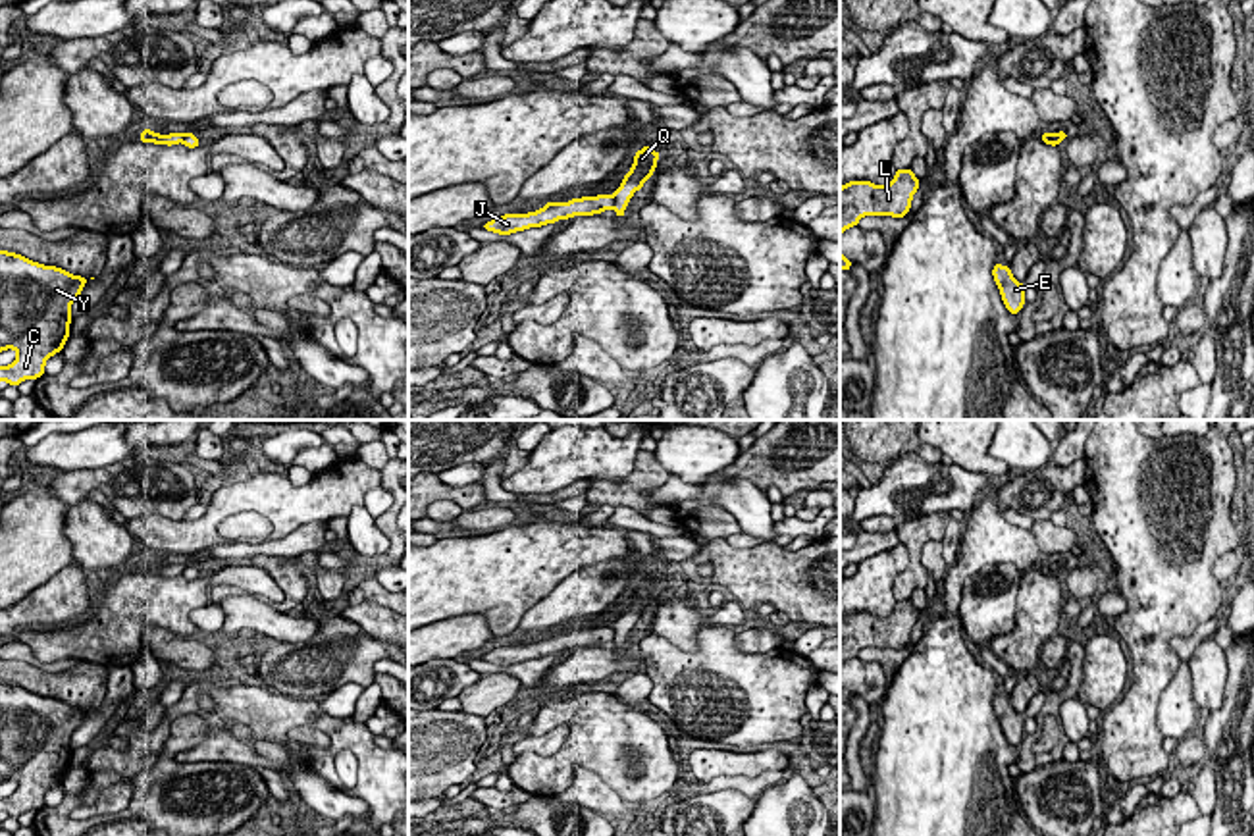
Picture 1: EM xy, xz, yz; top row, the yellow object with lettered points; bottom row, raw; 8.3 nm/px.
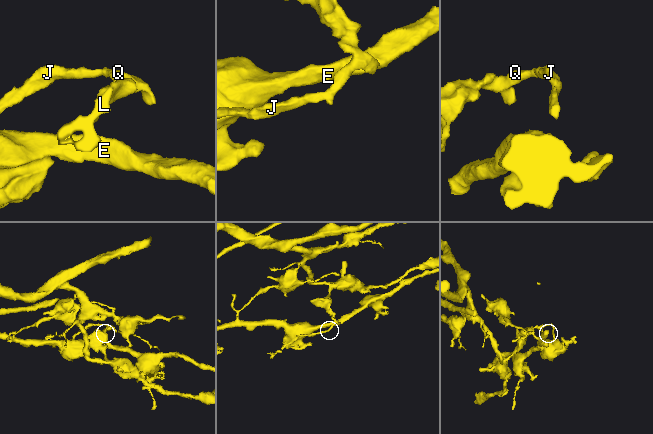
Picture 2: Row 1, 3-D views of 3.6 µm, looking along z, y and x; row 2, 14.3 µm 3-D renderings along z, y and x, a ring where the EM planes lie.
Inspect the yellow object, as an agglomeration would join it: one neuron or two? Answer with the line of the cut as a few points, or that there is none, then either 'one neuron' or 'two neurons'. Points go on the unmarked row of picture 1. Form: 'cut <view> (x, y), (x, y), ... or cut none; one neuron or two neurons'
cut xz (611, 628), (615, 638); two neurons

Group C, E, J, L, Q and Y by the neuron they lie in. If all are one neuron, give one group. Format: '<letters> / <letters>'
C E J Y / L Q

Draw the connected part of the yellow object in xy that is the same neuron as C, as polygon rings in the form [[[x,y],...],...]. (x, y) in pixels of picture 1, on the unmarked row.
[[[0,682],[0,784],[17,784],[12,796],[0,799],[0,813],[17,819],[46,805],[46,792],[62,784],[69,769],[71,734],[87,713]]]

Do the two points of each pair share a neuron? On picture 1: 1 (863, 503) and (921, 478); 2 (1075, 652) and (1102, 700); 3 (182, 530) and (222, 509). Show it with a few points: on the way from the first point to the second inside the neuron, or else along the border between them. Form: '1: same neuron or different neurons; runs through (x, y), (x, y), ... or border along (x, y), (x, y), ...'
1: same neuron; runs through (877, 499), (896, 486), (908, 484)
2: different neurons; border along (1085, 646), (1079, 692), (1075, 696)
3: same neuron; runs through (191, 530), (199, 530), (212, 517)

